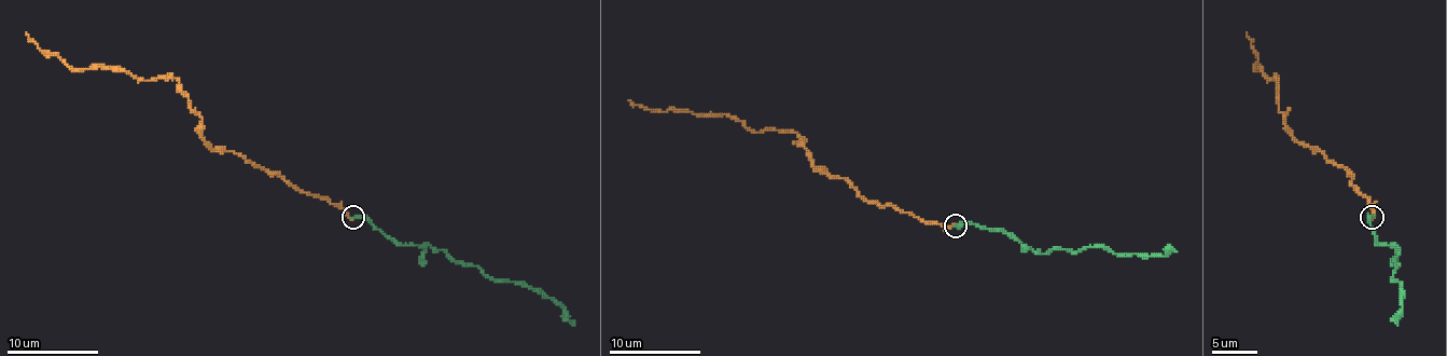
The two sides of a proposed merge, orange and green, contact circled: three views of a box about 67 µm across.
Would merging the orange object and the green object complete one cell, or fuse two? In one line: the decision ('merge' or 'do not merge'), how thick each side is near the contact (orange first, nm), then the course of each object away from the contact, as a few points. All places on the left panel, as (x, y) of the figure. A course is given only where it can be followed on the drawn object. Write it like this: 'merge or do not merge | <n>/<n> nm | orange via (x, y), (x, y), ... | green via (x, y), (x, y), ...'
merge | 160/320 nm | orange via (352, 218), (240, 155), (216, 151), (175, 78), (140, 80), (103, 67), (72, 69), (26, 32) | green via (352, 218), (366, 218), (397, 241), (444, 249), (456, 261), (476, 265), (495, 279), (540, 288), (574, 325)

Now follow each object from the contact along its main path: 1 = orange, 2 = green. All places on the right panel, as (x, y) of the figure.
1: (1372, 218), (1369, 202), (1351, 186), (1349, 174), (1290, 135), (1279, 110), (1279, 80), (1257, 69), (1247, 32)
2: (1372, 218), (1375, 241), (1400, 249), (1393, 279), (1400, 282), (1402, 309), (1397, 325)

